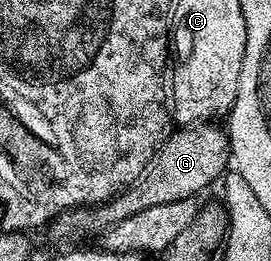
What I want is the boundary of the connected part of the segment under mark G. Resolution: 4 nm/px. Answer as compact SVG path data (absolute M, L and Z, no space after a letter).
M198 124L195 126L182 126L174 129L162 142L160 150L153 156L151 165L145 173L140 174L128 188L92 208L78 208L63 214L58 214L48 227L49 234L53 238L85 238L88 234L100 235L111 226L119 225L127 216L135 216L135 212L143 212L143 208L155 208L155 204L175 204L175 200L196 199L200 190L205 190L213 181L220 179L226 173L231 162L229 153L229 139L226 131L221 130L217 124Z

